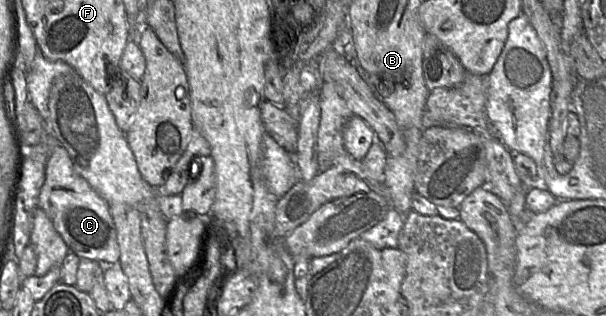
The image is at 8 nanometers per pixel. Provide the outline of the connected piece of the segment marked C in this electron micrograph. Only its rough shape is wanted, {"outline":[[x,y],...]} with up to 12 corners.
{"outline":[[53,148],[38,208],[79,259],[118,264],[110,206]]}

